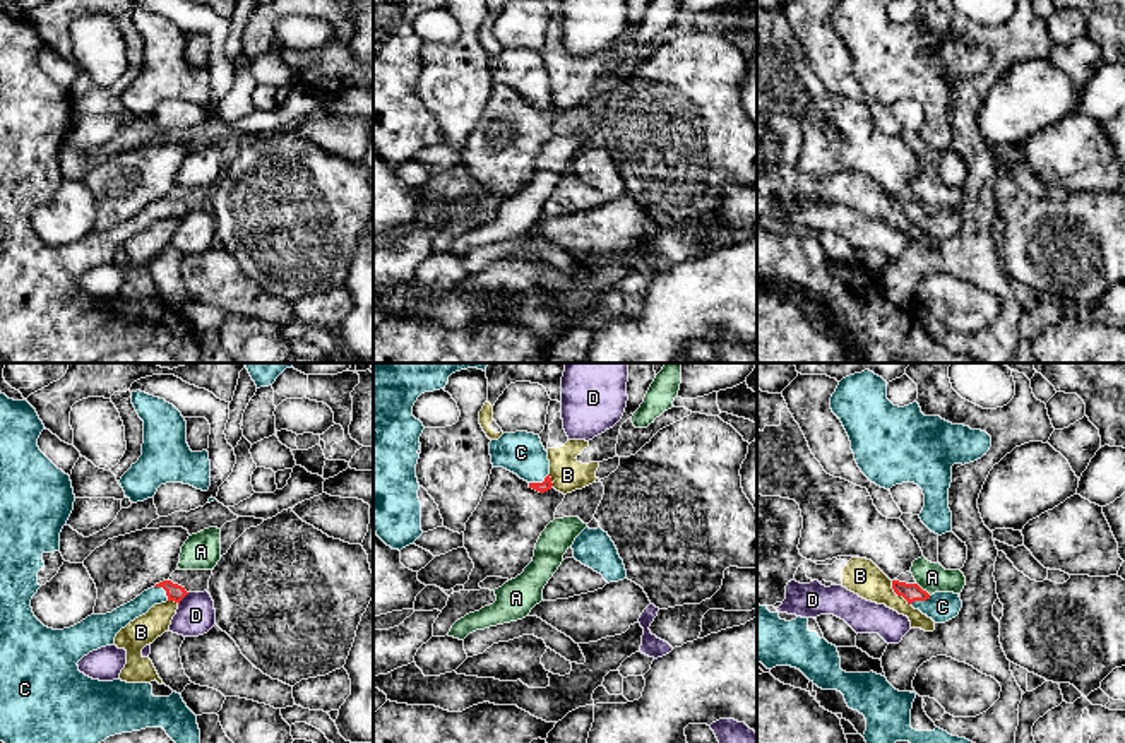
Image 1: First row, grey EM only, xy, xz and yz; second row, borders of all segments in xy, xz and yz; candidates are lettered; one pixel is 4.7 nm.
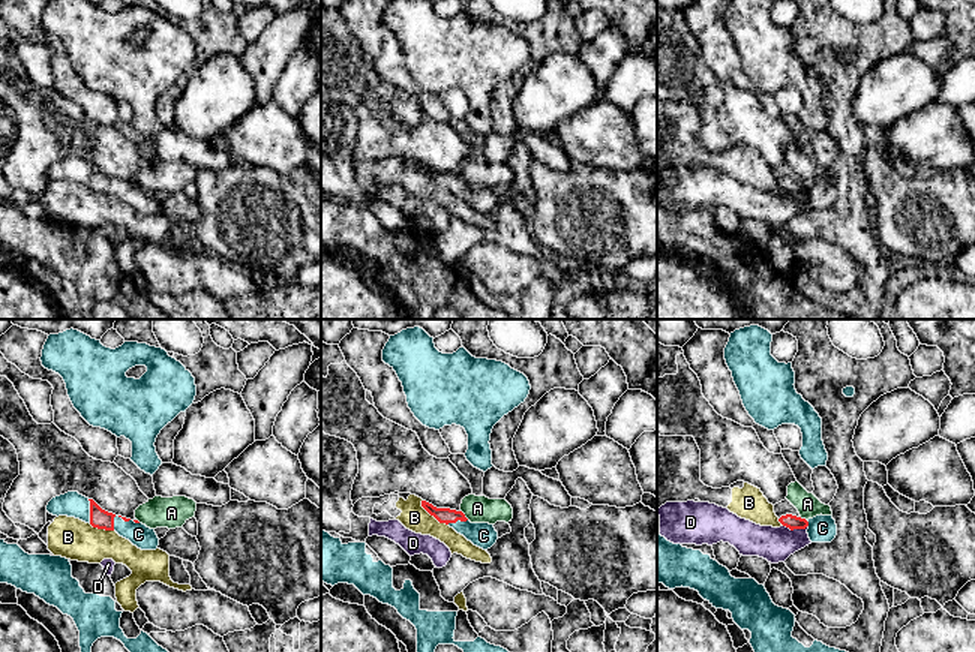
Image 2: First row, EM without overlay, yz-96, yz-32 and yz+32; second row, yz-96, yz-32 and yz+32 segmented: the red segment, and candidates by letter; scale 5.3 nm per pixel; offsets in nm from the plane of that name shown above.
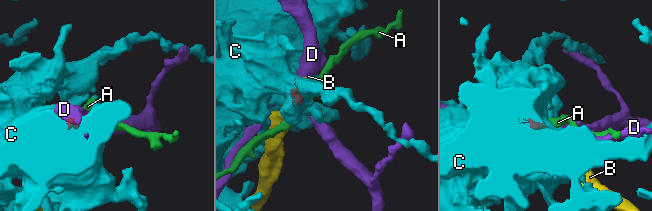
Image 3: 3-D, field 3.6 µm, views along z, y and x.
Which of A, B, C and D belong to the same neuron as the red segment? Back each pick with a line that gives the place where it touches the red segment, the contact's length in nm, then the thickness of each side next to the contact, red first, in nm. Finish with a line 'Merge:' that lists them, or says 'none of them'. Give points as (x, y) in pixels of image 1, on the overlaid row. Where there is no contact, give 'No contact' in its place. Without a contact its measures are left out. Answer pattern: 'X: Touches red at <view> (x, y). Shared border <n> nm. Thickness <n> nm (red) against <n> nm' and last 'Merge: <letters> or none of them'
C: Touches red at xz (540, 483). Shared border 110 nm. Thickness 50 nm (red) against 200 nm
Merge: C

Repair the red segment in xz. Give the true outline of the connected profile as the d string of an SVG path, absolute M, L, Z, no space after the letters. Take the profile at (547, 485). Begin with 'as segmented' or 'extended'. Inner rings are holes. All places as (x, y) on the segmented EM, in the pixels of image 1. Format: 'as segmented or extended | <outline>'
extended | M527 431L503 433L490 442L493 467L503 467L545 493L551 490L550 461L539 435Z

